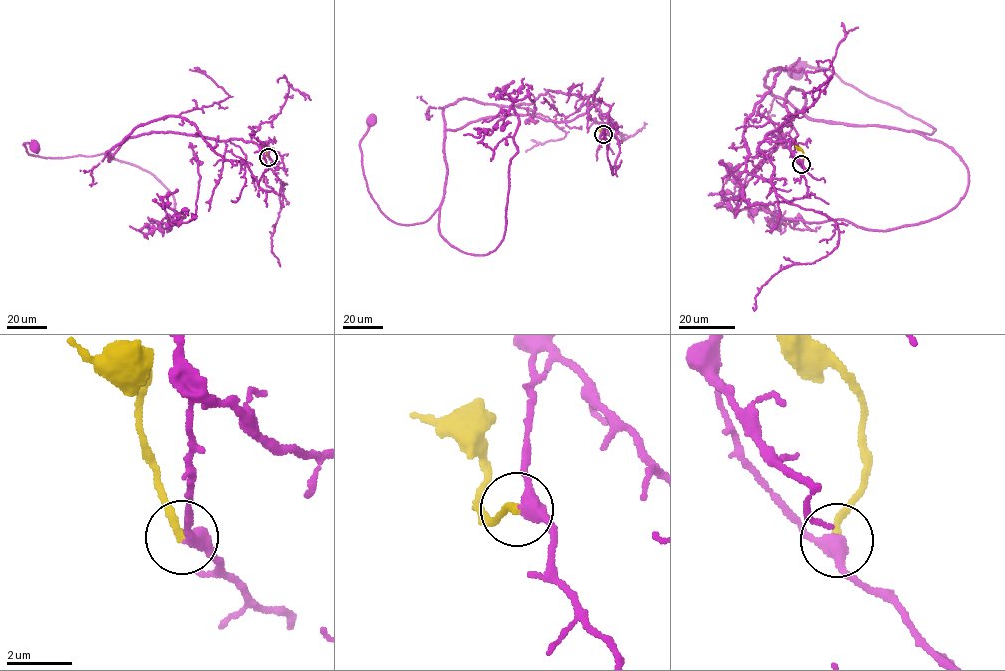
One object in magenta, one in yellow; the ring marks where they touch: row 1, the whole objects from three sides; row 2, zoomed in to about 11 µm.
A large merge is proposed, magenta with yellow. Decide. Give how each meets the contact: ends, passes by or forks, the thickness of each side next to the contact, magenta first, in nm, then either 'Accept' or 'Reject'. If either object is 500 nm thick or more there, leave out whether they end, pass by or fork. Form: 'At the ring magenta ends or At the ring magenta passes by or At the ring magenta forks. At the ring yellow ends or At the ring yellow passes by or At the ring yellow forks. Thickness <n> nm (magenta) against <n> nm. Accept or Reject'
At the ring magenta passes by. At the ring yellow ends. Thickness 400 nm (magenta) against 260 nm. Accept

